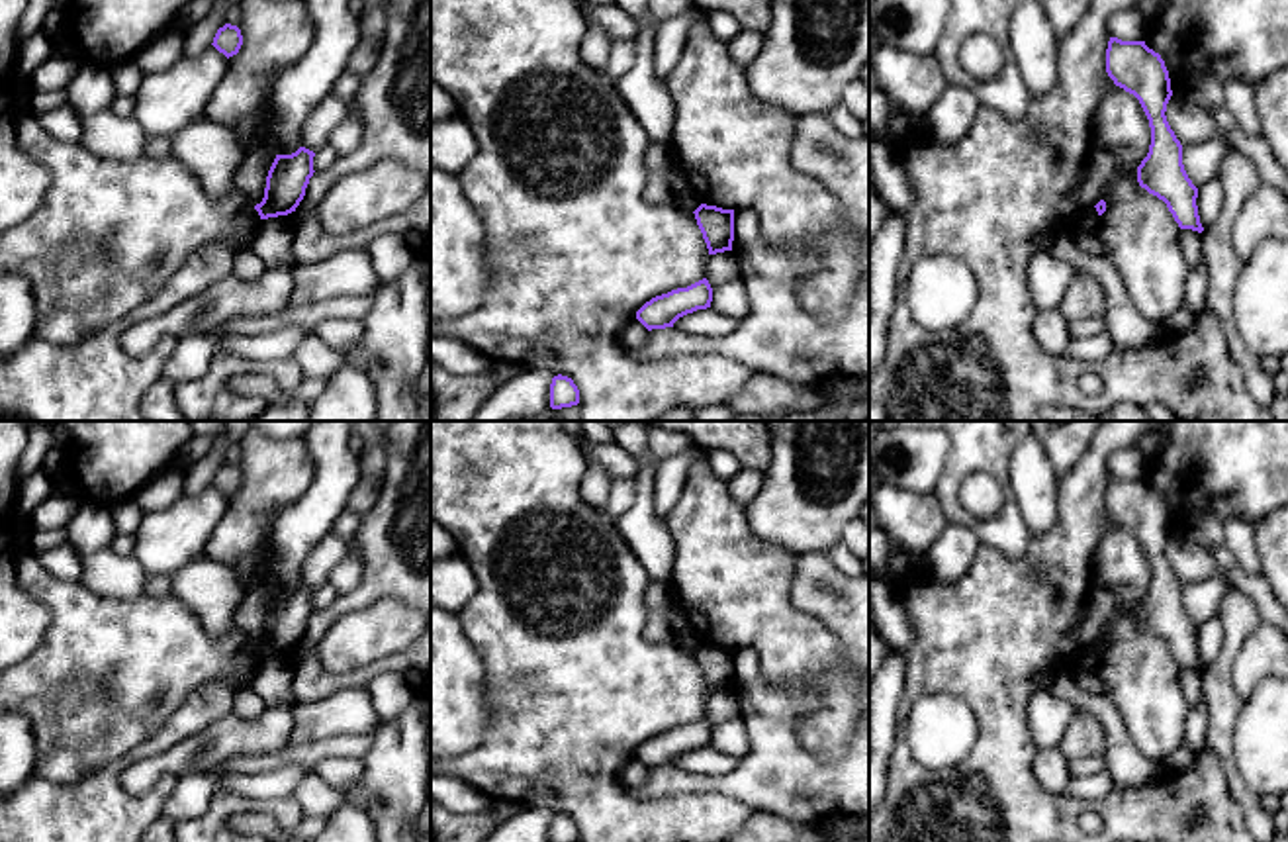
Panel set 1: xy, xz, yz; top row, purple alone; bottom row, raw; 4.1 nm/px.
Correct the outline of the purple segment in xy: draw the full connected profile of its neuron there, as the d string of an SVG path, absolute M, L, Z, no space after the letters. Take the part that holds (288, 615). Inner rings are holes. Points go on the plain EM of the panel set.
M299 585L292 593L276 593L266 615L264 636L254 644L260 658L296 650L315 611L313 595L315 591L305 585Z

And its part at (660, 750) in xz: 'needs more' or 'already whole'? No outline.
already whole

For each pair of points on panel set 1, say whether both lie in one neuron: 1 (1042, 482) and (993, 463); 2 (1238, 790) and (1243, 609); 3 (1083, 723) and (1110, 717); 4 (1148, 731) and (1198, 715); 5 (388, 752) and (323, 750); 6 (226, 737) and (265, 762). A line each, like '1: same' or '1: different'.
1: different
2: same
3: different
4: different
5: different
6: different

